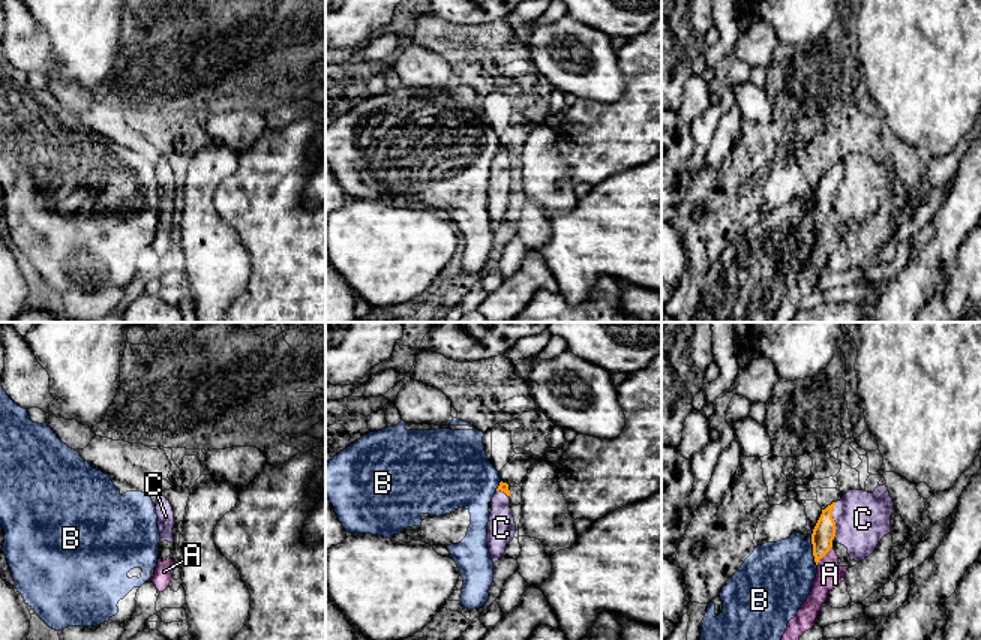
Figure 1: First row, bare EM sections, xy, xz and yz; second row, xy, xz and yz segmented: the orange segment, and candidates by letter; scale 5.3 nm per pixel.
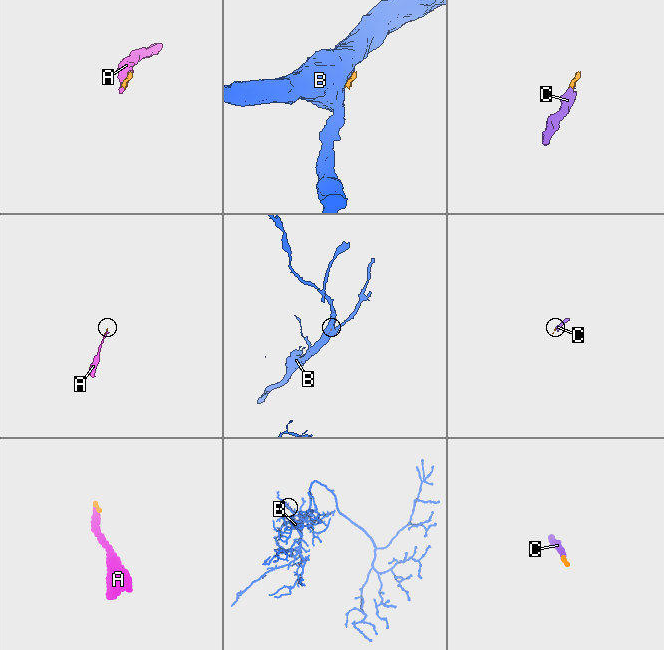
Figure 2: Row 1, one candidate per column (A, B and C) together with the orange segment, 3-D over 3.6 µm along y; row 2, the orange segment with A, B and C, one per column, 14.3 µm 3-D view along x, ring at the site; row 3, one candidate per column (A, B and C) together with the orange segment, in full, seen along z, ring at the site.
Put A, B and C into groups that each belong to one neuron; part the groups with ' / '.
A C / B

